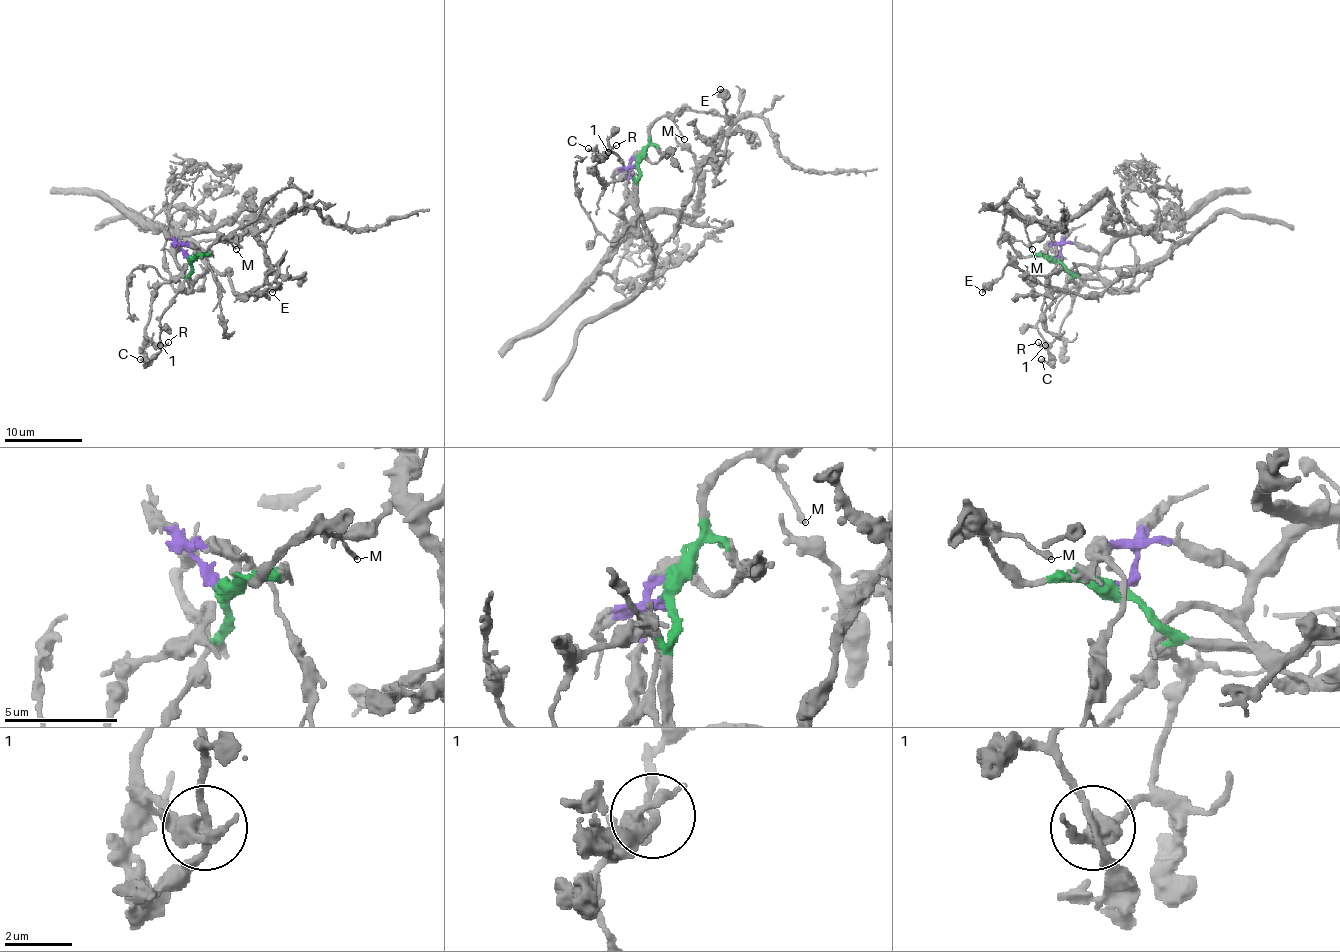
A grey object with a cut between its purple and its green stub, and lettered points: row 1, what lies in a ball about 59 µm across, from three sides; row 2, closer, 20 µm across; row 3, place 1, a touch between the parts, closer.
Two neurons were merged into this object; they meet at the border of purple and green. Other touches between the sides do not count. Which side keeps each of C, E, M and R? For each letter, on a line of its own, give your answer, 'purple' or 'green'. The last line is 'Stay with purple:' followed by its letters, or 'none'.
C: green
E: green
M: green
R: purple
Stay with purple: R

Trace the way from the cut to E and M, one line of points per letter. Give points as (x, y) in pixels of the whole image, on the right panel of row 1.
E: (1054, 258), (1080, 275), (1118, 281), (1136, 269), (1099, 293), (1078, 295), (1054, 291), (1012, 266), (983, 293)
M: (1054, 258), (1021, 256), (1010, 244), (1016, 240), (1031, 248)

